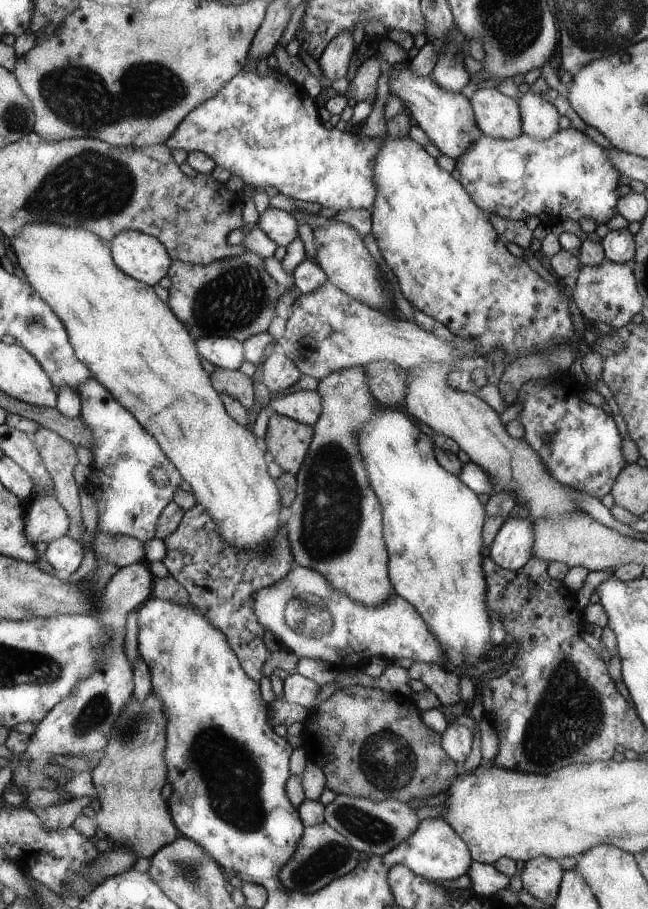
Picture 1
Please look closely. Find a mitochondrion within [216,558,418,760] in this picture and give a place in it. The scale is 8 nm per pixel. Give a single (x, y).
(309, 616)

